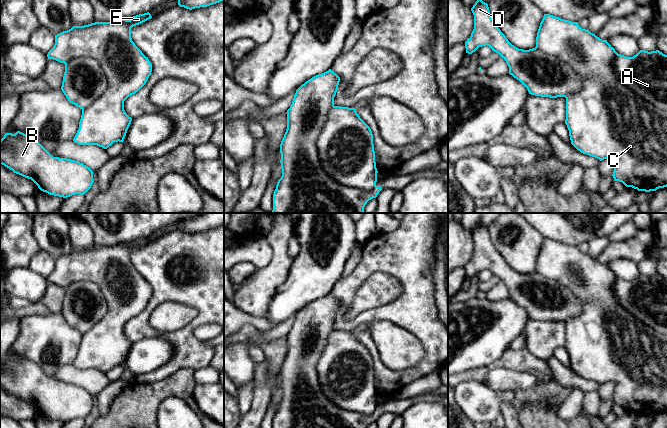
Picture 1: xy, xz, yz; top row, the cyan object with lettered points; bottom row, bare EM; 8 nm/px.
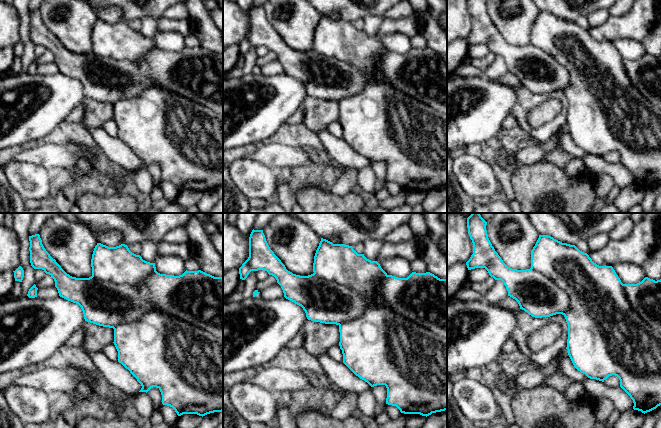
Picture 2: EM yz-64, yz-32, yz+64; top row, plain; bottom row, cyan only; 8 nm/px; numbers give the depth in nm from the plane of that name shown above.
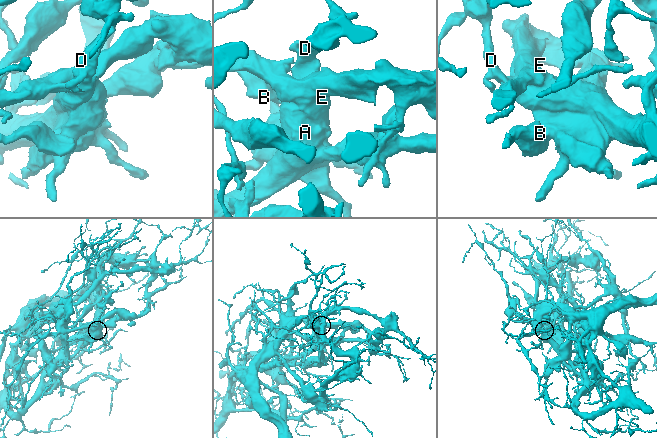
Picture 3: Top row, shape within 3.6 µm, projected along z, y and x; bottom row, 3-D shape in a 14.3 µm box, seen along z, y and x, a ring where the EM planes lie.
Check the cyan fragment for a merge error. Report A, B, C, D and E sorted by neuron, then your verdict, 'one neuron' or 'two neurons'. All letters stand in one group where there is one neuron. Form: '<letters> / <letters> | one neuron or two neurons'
A D / B C E | two neurons

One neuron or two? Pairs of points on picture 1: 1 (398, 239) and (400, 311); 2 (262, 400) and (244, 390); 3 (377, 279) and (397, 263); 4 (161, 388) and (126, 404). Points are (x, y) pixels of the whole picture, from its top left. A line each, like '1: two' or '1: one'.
1: one
2: two
3: two
4: one

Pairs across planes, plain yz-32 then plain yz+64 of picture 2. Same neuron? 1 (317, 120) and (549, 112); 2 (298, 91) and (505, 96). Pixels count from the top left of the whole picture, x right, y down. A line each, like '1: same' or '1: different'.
1: different
2: same

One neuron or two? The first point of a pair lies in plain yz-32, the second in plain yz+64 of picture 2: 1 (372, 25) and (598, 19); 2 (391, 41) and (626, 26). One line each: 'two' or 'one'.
1: one
2: two

